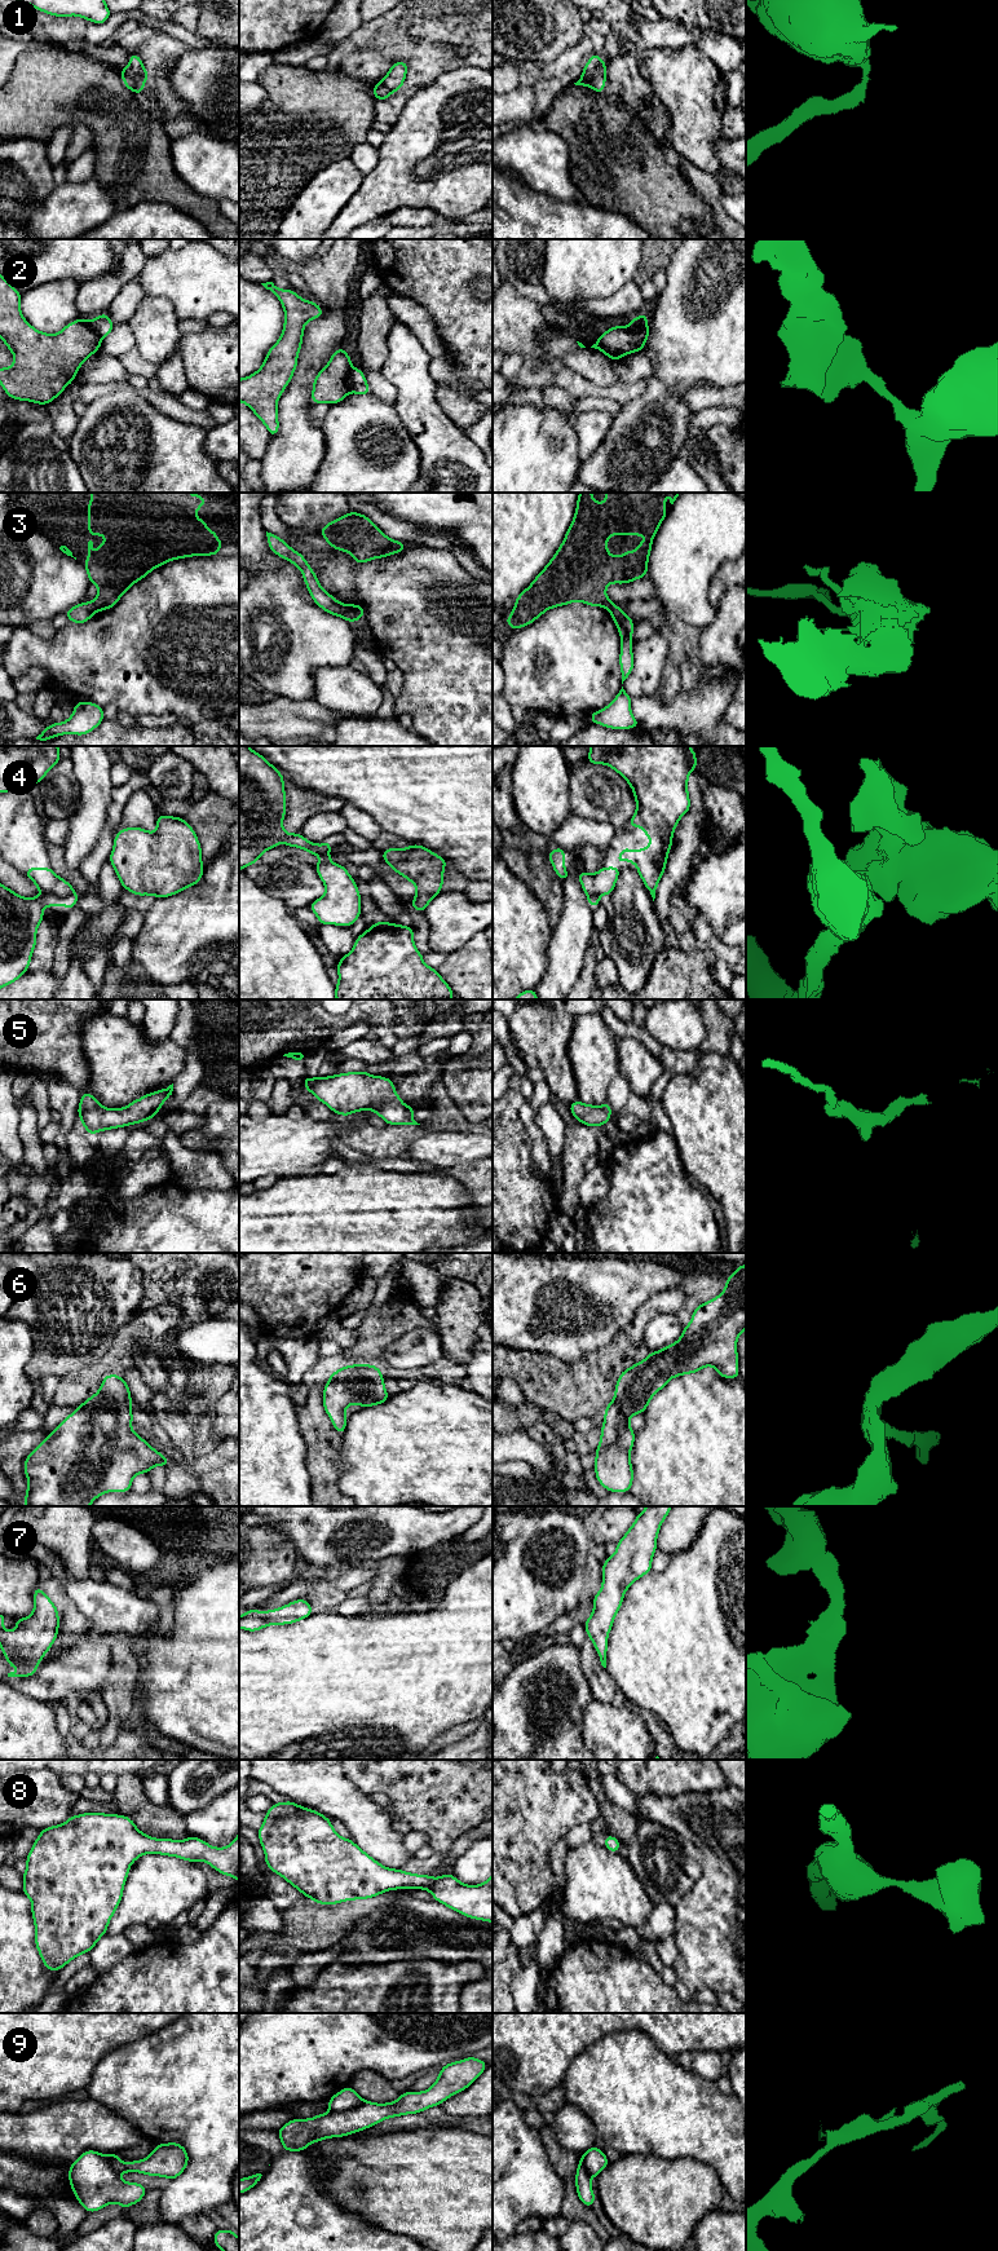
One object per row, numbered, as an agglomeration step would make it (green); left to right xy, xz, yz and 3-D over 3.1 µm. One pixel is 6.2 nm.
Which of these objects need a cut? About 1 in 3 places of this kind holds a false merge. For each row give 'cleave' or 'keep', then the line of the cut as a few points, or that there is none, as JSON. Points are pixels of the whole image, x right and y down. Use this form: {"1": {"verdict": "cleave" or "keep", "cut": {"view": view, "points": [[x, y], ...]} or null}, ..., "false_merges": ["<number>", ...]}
{"1": {"verdict": "cleave", "cut": {"view": "xy", "points": [[128, 65], [138, 80], [140, 92]]}}, "2": {"verdict": "cleave", "cut": {"view": "xz", "points": [[353, 369], [349, 374], [349, 391]]}}, "3": {"verdict": "cleave", "cut": {"view": "xz", "points": [[345, 605], [360, 618]]}}, "4": {"verdict": "cleave", "cut": {"view": "xy", "points": [[73, 892], [66, 896], [44, 895]]}}, "5": {"verdict": "keep", "cut": null}, "6": {"verdict": "keep", "cut": null}, "7": {"verdict": "keep", "cut": null}, "8": {"verdict": "keep", "cut": null}, "9": {"verdict": "cleave", "cut": {"view": "xz", "points": [[363, 2101], [347, 2110], [330, 2112]]}}, "false_merges": ["1", "2", "3", "4", "9"]}

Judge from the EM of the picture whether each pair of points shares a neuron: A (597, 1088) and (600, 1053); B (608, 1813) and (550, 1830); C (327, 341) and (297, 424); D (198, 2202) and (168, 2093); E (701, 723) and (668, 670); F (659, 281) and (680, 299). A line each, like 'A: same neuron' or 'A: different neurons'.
A: same neuron
B: different neurons
C: same neuron
D: same neuron
E: different neurons
F: different neurons

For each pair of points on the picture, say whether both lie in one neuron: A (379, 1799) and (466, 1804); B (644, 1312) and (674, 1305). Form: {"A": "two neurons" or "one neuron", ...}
{"A": "two neurons", "B": "one neuron"}

